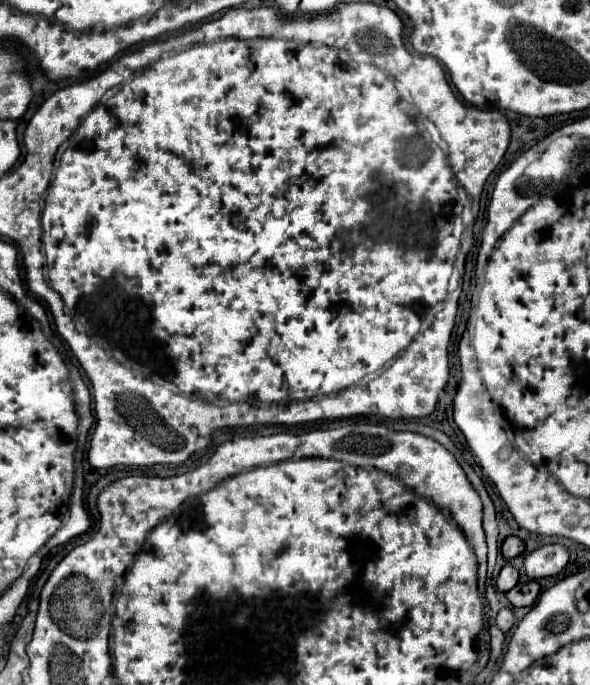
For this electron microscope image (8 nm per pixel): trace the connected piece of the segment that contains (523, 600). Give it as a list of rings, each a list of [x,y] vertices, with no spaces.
[[[524,581],[524,583],[518,583],[514,589],[510,589],[506,593],[506,599],[510,601],[512,607],[530,607],[536,603],[538,593],[540,593],[538,581]]]

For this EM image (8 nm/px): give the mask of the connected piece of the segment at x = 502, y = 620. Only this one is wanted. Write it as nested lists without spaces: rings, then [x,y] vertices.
[[[500,609],[500,613],[496,615],[496,627],[500,631],[508,631],[514,625],[514,615],[510,609]]]

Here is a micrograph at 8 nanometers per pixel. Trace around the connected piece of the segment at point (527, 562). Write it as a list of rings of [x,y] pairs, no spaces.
[[[544,545],[524,559],[524,571],[530,579],[552,577],[568,563],[568,551],[562,545]]]

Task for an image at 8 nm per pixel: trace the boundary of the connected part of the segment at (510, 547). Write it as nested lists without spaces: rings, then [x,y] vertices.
[[[506,537],[506,541],[502,543],[502,555],[504,559],[514,559],[524,551],[524,541],[518,537]]]

